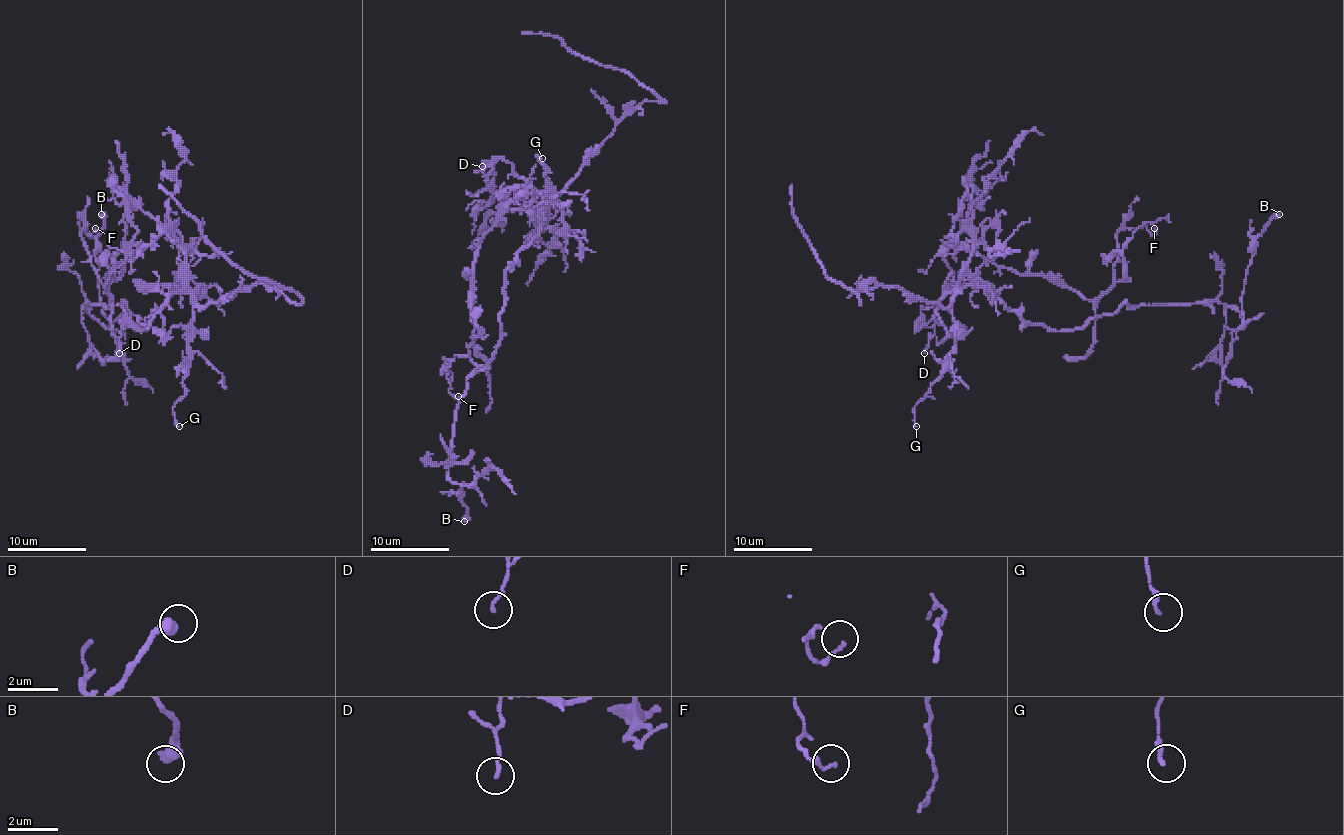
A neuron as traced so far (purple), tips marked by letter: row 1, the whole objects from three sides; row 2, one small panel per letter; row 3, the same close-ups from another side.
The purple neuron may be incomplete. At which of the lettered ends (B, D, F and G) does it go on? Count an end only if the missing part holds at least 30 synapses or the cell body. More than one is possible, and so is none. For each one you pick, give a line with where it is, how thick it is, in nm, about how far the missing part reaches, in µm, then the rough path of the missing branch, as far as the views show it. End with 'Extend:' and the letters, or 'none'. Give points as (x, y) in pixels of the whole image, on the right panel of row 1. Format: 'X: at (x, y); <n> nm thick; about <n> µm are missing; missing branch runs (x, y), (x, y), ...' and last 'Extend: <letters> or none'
Extend: none

